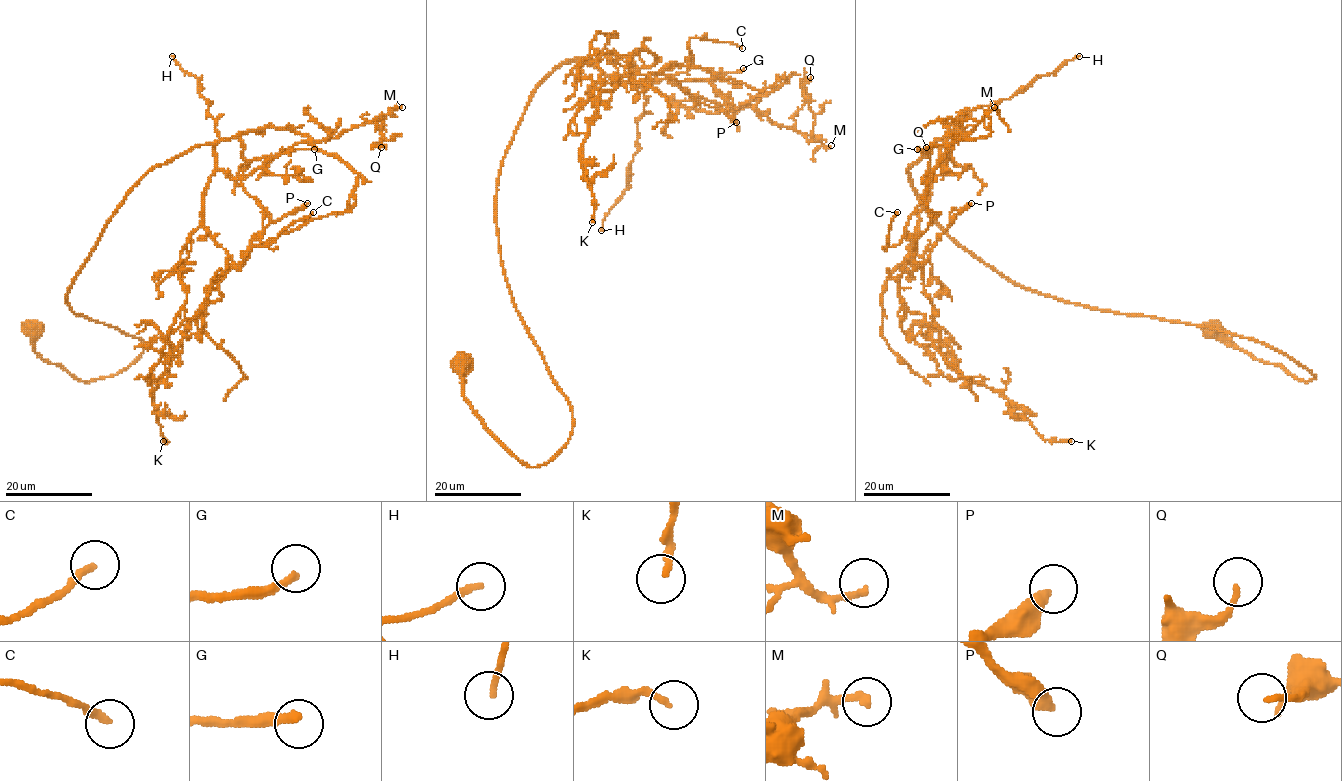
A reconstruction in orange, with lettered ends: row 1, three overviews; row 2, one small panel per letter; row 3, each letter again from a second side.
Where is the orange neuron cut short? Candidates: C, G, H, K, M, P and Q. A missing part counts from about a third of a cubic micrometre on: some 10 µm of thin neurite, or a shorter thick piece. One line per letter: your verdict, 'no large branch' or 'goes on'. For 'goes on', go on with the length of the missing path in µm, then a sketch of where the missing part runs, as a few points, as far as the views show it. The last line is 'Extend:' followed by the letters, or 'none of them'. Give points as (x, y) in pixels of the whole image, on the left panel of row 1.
C: goes on | 40 µm
G: no large branch
H: goes on | 25 µm | (172, 56), (169, 49), (135, 39)
K: no large branch
M: goes on | 35 µm
P: no large branch
Q: no large branch
Extend: C, H, M

